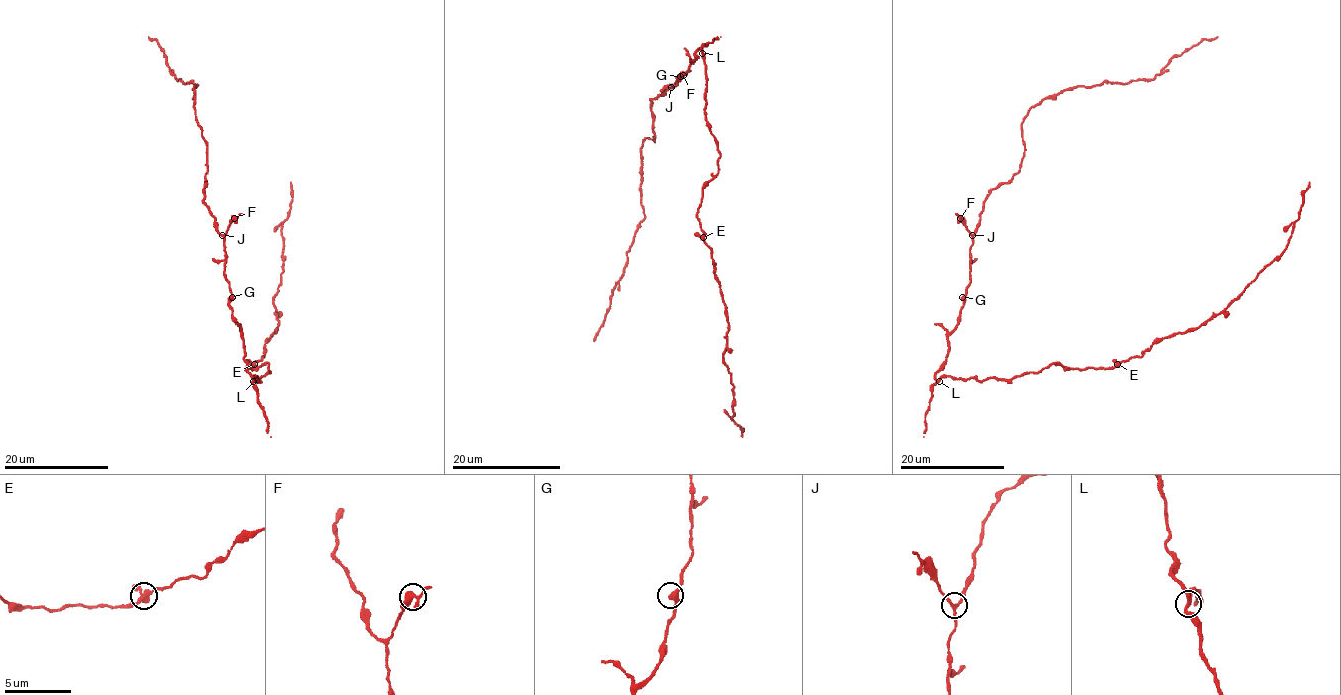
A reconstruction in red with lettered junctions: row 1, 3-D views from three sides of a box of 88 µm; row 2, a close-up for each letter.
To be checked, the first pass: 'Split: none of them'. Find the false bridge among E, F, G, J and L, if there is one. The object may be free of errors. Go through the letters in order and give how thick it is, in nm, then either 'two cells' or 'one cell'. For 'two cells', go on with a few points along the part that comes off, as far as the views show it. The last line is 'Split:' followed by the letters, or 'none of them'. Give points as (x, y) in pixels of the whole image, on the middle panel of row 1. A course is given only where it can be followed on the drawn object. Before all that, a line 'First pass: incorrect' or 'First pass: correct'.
First pass: correct
E: calibre 340 nm; one cell
F: calibre 360 nm; one cell
G: calibre 440 nm; one cell
J: calibre 200 nm; one cell
L: calibre 220 nm; one cell
Split: none of them

